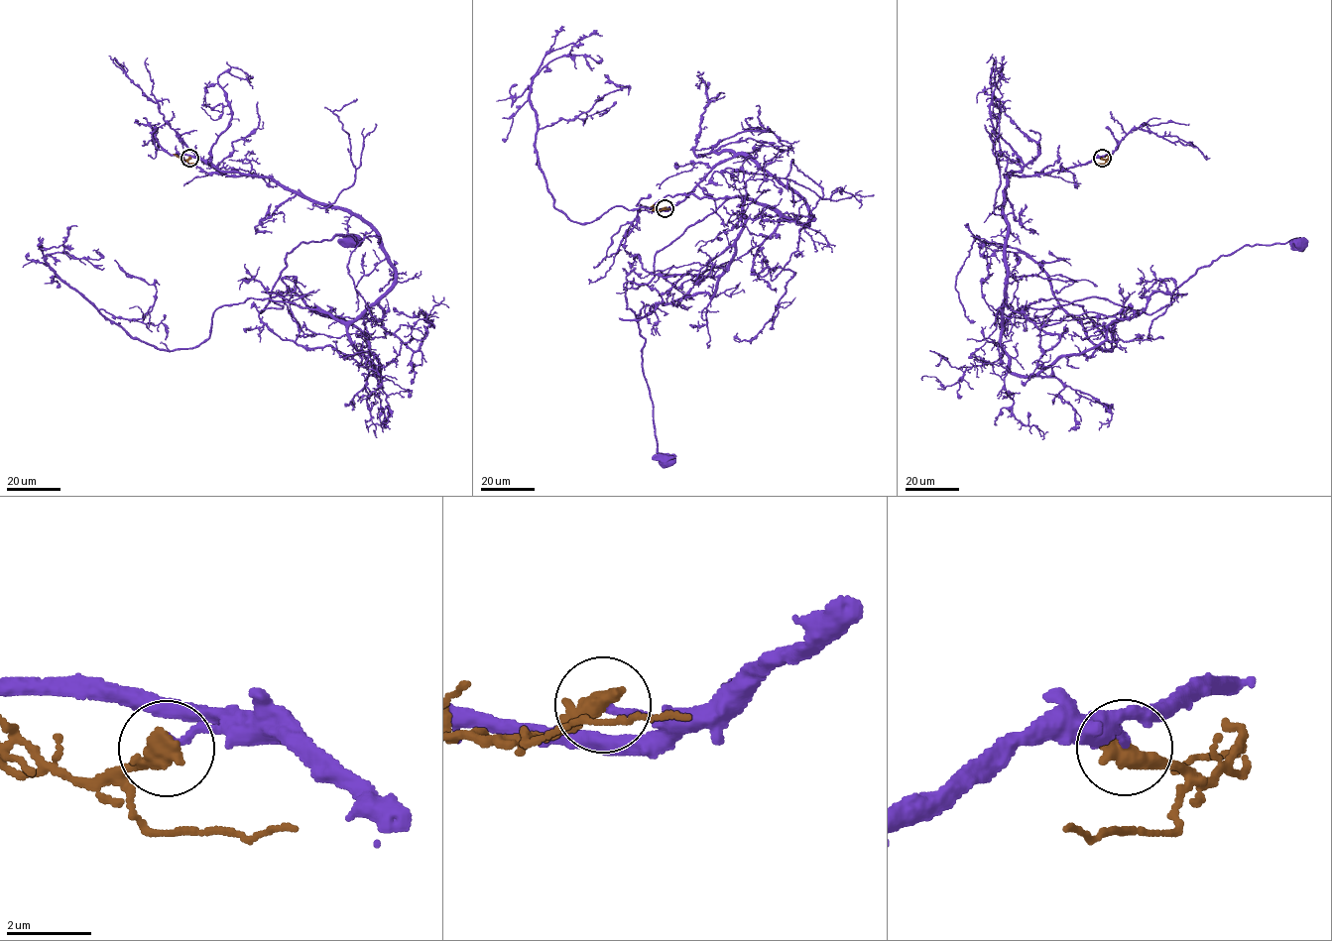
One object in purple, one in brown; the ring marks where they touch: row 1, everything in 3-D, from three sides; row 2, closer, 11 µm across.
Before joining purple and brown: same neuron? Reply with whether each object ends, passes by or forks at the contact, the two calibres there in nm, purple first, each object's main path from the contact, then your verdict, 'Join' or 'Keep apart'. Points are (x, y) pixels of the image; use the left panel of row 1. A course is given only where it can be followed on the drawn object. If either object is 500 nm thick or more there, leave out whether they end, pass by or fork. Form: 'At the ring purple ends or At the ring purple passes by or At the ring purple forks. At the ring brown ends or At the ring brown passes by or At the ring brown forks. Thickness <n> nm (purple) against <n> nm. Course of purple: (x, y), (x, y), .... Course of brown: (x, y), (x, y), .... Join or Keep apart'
Thickness 160 nm (purple) against 550 nm. Course of purple: (189, 158), (343, 208), (395, 272), (347, 321), (279, 295), (260, 312), (287, 253), (352, 240). Course of brown: (189, 158), (183, 160), (174, 154). Keep apart

